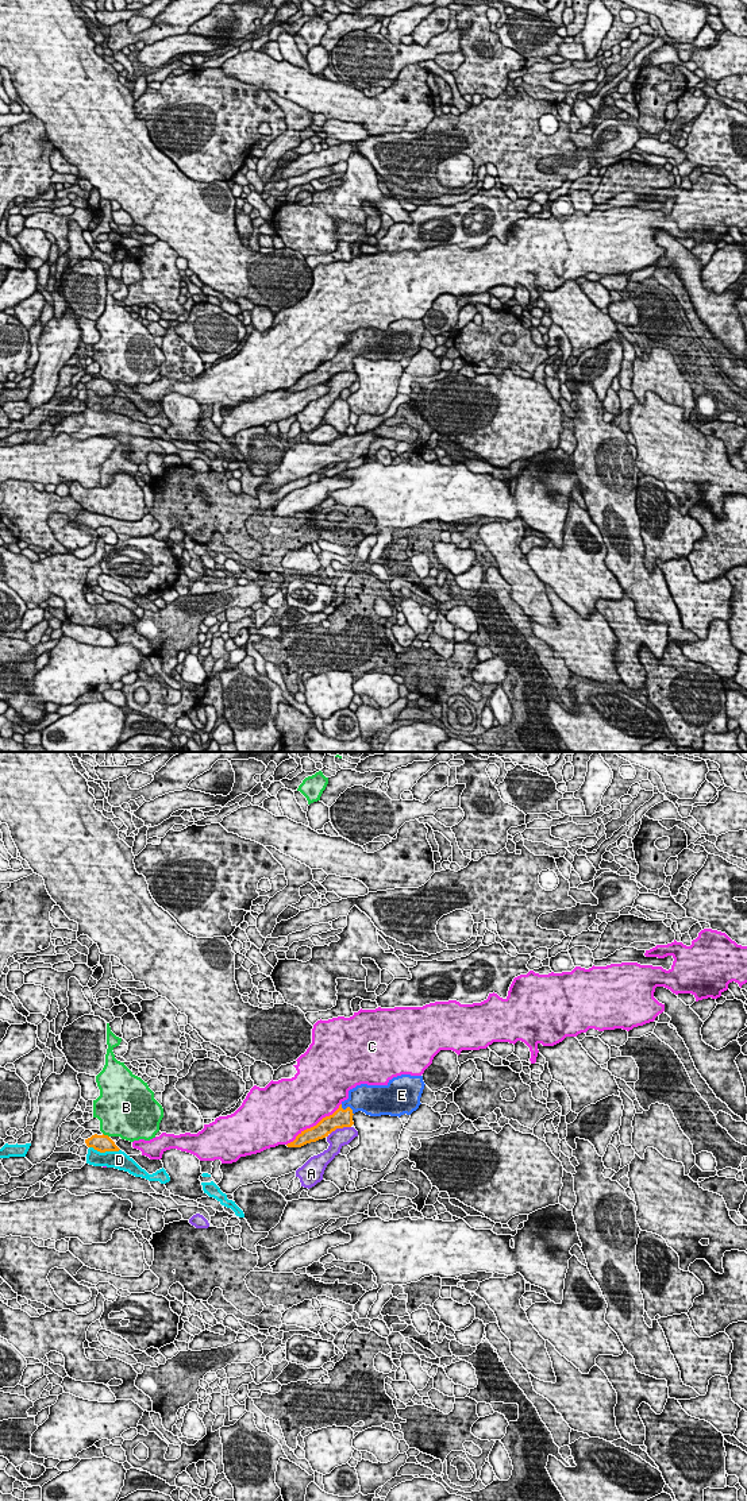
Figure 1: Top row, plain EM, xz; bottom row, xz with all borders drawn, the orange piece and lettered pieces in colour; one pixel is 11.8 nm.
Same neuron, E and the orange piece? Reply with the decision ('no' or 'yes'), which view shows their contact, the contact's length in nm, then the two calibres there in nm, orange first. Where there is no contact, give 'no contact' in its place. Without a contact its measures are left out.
yes; contact in xz; length 200 nm; calibres 220 and 320 nm

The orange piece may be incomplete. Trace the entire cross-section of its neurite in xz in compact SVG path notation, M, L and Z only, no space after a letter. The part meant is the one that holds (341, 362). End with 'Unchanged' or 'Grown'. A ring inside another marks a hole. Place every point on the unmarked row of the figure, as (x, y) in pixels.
M401 319L389 324L386 329L361 328L349 335L349 343L330 360L316 370L301 375L288 391L301 391L328 381L336 373L351 371L353 359L358 355L370 360L411 359L419 352L424 333L423 320Z. Grown

